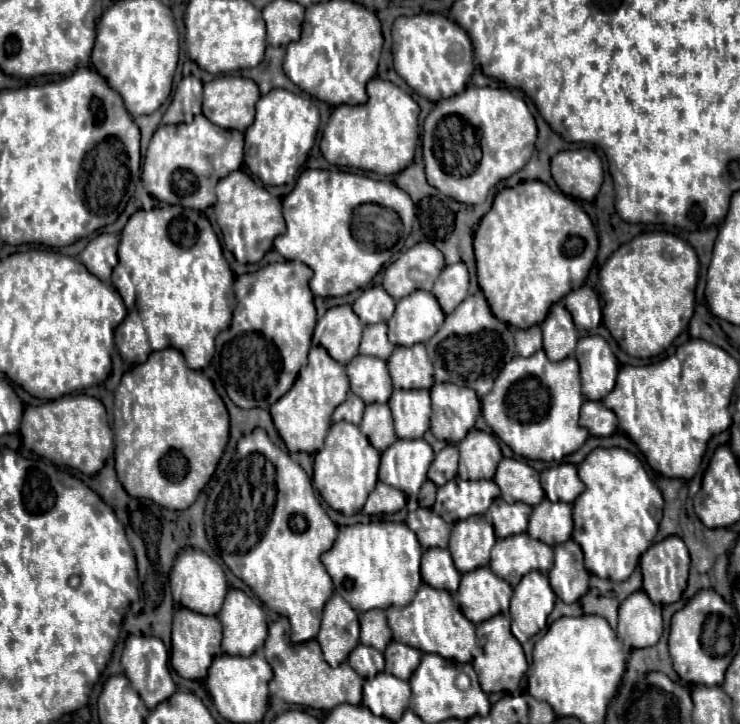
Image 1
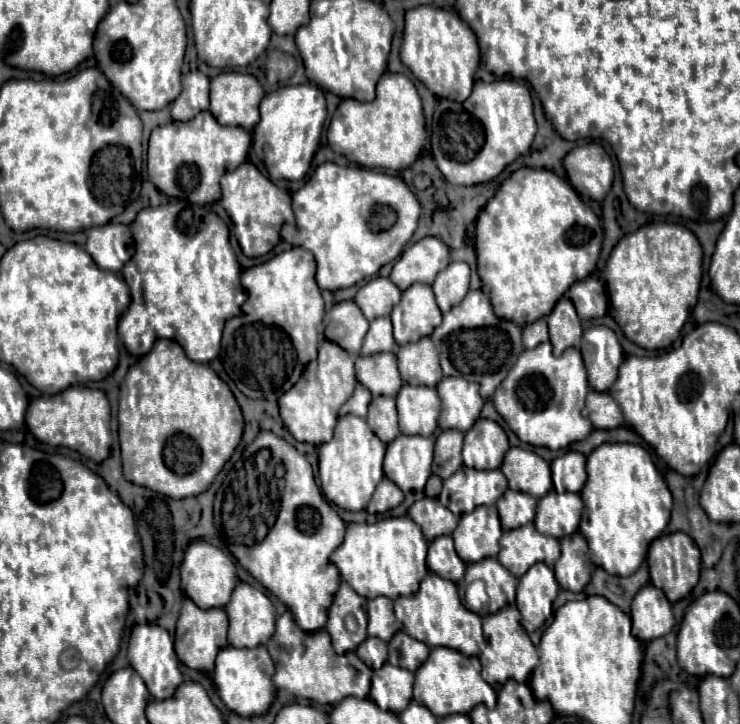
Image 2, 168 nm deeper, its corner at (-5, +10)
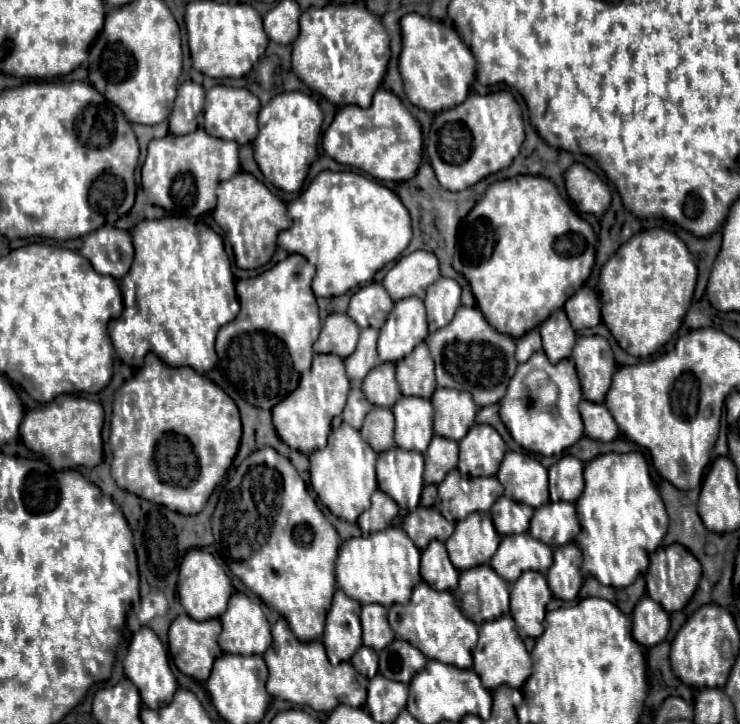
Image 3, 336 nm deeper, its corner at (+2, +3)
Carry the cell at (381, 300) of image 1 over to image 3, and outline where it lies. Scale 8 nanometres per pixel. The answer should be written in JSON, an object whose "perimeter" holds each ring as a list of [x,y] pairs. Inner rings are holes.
{"perimeter":[[[368,283],[360,287],[348,307],[348,315],[358,323],[358,327],[380,329],[392,309],[394,301],[388,297],[386,289],[380,283]]]}

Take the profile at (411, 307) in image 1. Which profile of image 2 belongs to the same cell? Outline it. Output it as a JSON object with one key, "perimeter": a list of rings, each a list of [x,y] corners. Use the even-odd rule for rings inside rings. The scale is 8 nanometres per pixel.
{"perimeter":[[[409,286],[403,292],[401,302],[393,308],[391,322],[397,346],[417,342],[419,338],[429,336],[441,322],[441,310],[437,308],[431,286]]]}

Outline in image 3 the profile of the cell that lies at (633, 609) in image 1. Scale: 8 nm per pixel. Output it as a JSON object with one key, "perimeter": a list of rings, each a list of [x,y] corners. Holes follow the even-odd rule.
{"perimeter":[[[644,595],[632,611],[632,635],[642,647],[652,647],[664,641],[670,629],[670,617],[660,609],[660,603]]]}

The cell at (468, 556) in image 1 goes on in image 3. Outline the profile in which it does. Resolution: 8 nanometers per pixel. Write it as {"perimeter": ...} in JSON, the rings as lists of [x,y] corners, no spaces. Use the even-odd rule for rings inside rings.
{"perimeter":[[[470,513],[456,523],[452,537],[446,541],[450,561],[458,571],[490,563],[498,545],[500,535],[492,525],[490,513]]]}

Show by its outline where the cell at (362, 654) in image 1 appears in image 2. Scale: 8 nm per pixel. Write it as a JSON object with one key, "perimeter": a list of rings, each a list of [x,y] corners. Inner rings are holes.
{"perimeter":[[[367,638],[365,642],[361,642],[357,646],[355,652],[373,670],[377,670],[379,666],[383,666],[387,662],[387,644],[379,638]]]}

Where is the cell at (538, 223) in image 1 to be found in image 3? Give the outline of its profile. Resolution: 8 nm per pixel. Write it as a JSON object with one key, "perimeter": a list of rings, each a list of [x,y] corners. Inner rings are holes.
{"perimeter":[[[518,175],[492,183],[476,207],[464,217],[458,233],[454,269],[468,279],[476,305],[484,317],[488,317],[488,323],[500,333],[522,337],[524,333],[536,329],[552,311],[560,309],[566,299],[584,285],[594,266],[594,245],[594,229],[570,207],[550,179]]]}

